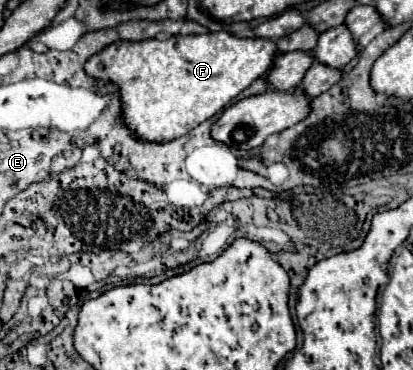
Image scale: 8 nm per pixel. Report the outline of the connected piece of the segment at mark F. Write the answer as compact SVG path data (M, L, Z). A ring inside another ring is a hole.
M218 31L138 43L114 43L90 57L84 71L98 81L118 85L120 119L136 141L166 143L220 113L240 91L270 69L272 55L272 41L238 39L226 31Z

